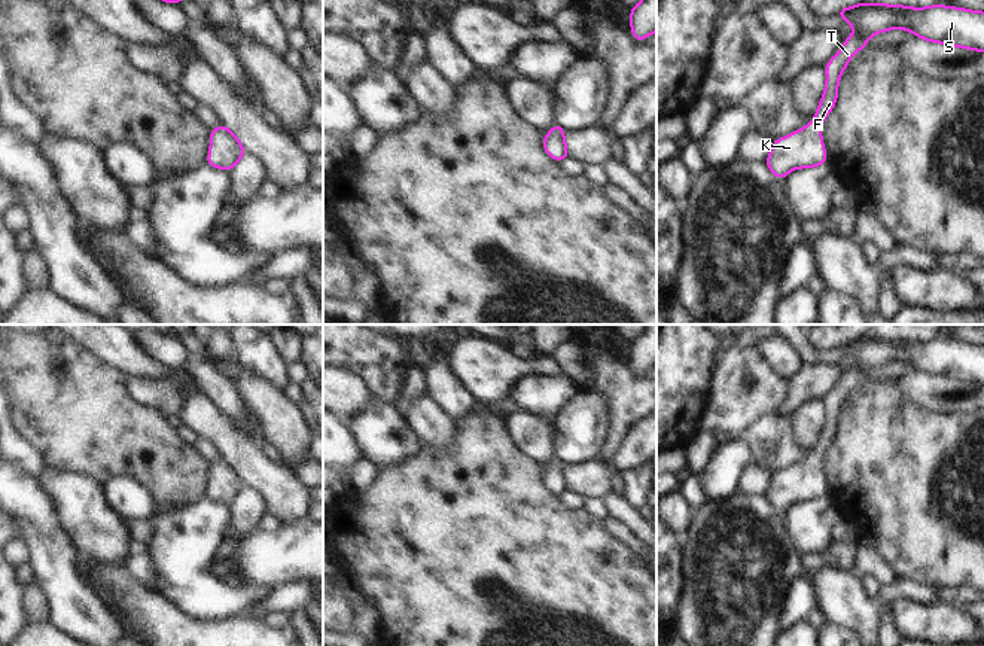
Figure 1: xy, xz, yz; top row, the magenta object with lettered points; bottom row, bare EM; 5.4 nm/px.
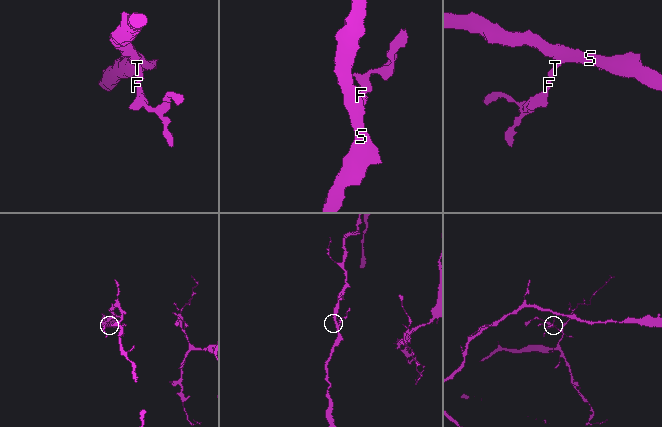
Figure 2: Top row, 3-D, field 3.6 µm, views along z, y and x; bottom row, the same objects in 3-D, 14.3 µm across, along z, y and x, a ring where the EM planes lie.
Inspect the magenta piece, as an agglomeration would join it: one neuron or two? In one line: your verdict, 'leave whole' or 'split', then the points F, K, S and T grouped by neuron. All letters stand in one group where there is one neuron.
leave whole; F K S T

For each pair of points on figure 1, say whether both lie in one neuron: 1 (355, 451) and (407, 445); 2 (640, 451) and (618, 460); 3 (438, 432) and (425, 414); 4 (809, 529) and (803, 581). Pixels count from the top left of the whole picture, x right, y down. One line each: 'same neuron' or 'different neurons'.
1: different neurons
2: same neuron
3: same neuron
4: same neuron

